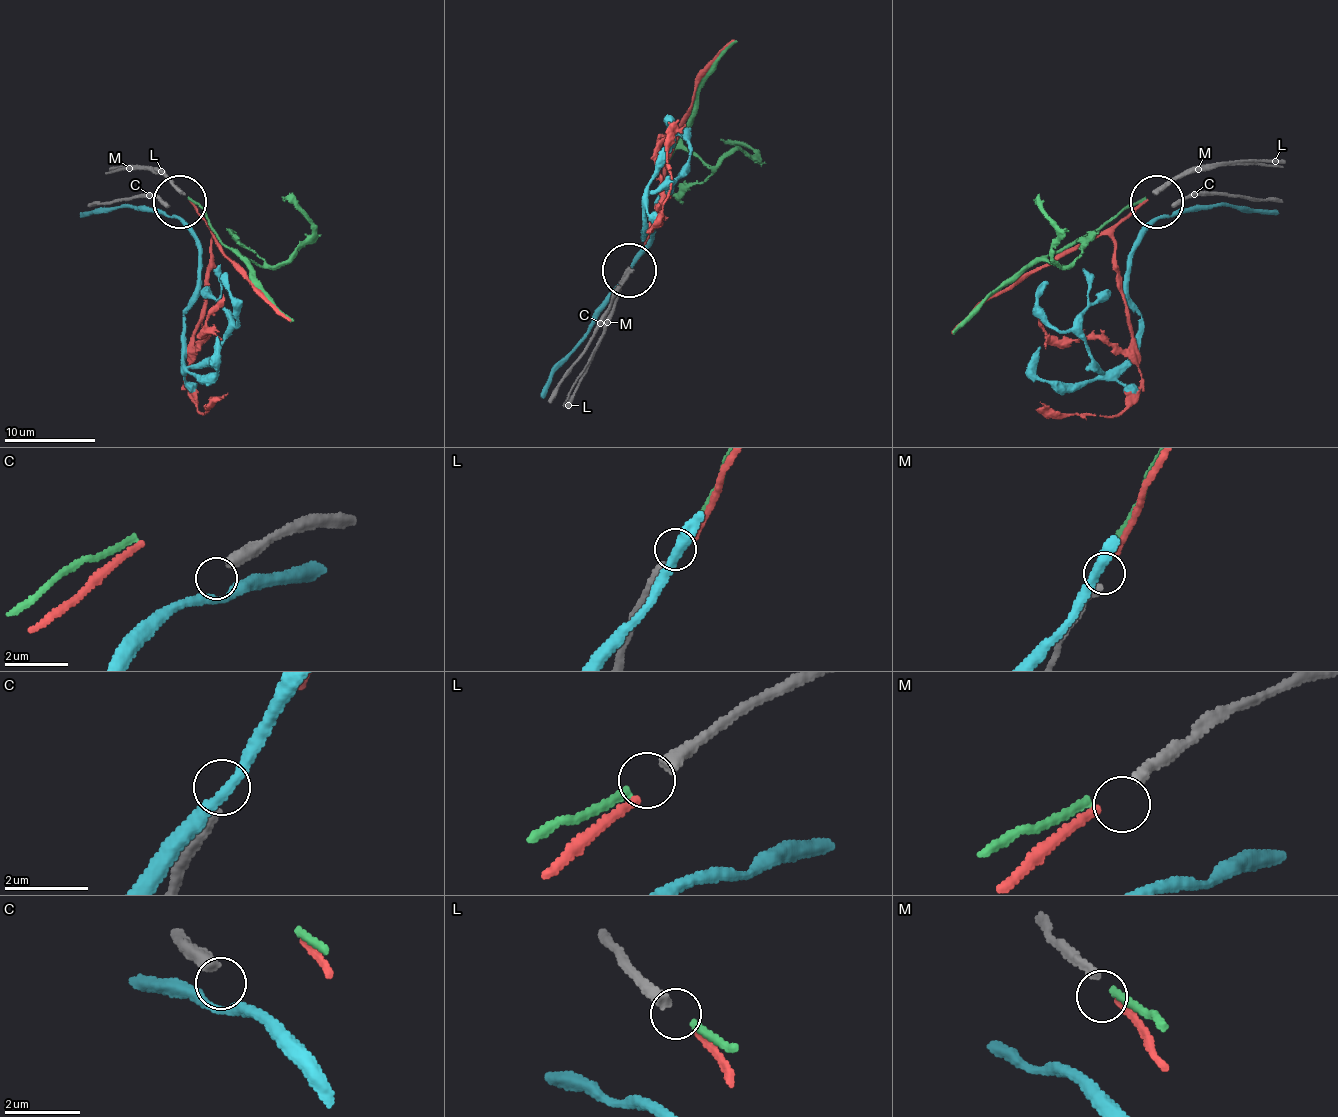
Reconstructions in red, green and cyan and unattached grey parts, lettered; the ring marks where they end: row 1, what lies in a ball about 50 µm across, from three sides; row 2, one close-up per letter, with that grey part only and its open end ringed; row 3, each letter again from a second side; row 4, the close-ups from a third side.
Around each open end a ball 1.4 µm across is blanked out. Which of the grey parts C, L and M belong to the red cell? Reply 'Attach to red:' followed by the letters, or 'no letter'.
Attach to red: M

